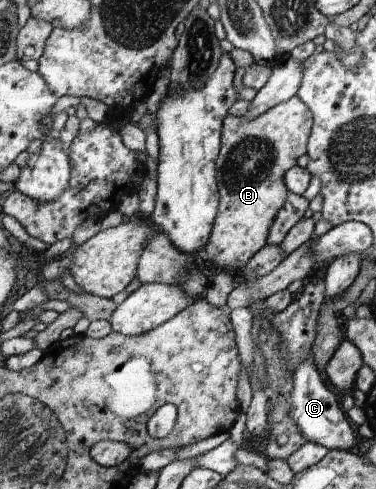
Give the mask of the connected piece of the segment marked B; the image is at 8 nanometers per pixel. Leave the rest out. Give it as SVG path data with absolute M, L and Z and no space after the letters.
M297 95L268 108L256 118L234 116L225 119L221 133L220 152L216 160L218 192L220 200L209 241L204 246L203 256L229 273L235 273L268 242L270 226L284 206L289 190L284 176L296 165L296 160L307 153L308 138L314 124L312 110Z

